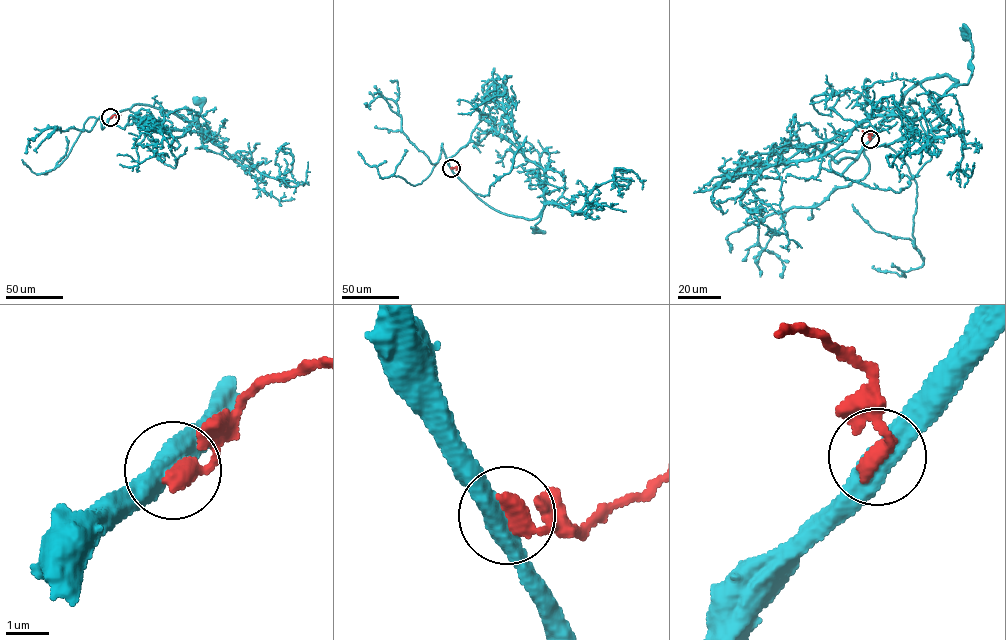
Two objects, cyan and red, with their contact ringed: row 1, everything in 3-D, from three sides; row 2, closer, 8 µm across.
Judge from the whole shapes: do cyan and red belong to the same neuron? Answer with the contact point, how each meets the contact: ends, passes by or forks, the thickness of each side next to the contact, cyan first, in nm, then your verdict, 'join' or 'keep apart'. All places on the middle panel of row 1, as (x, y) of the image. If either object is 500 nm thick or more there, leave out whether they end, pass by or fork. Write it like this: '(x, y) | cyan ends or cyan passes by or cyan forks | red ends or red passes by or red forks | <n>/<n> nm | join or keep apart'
(451, 168) | cyan passes by | red ends | 480/440 nm | keep apart

